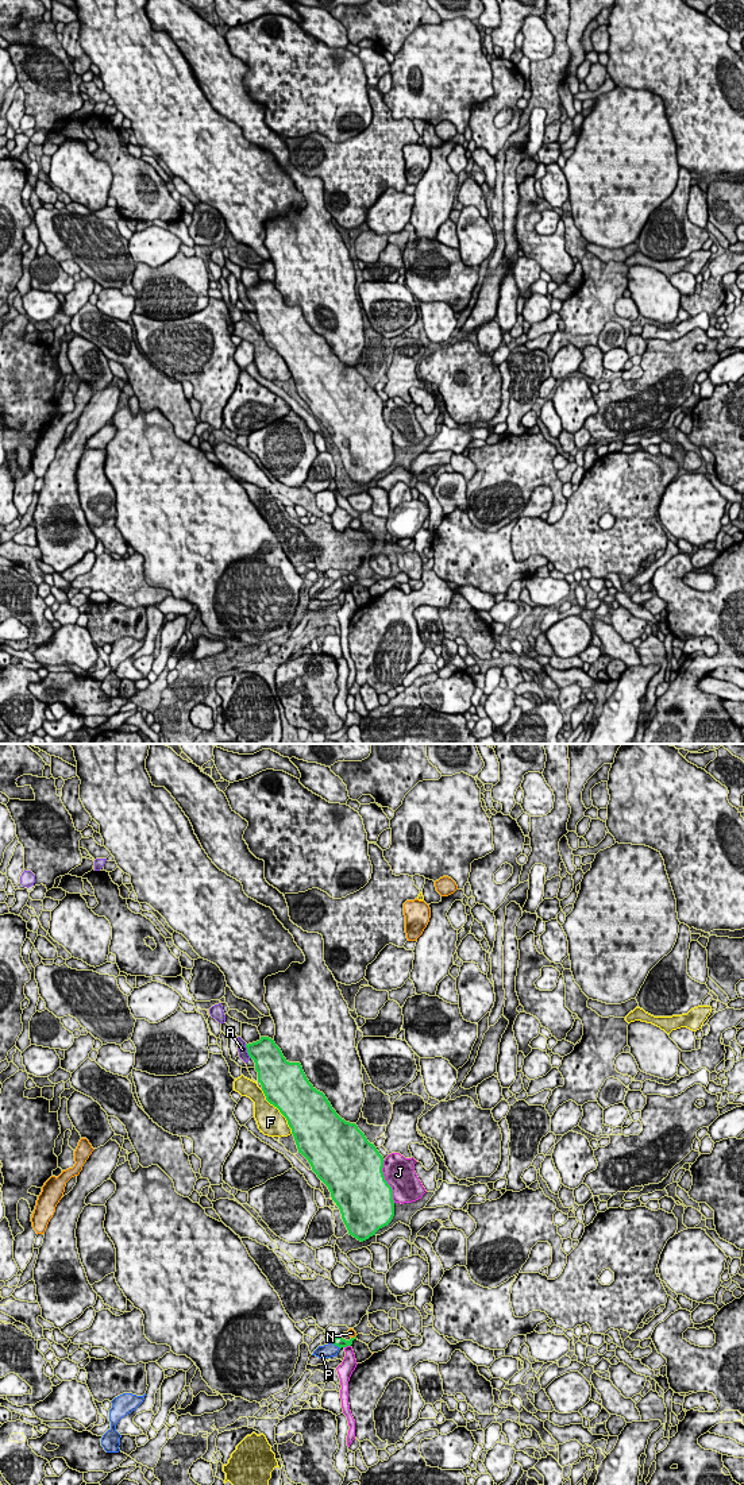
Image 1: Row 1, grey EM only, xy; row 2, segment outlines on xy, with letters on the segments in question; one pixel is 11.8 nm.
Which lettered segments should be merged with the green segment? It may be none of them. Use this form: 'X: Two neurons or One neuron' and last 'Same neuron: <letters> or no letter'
A: Two neurons
F: Two neurons
J: Two neurons
N: Two neurons
P: One neuron
Same neuron: P

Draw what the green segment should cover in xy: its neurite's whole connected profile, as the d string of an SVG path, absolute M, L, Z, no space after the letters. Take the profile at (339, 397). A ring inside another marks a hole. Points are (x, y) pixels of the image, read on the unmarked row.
M261 281L257 286L246 288L246 292L255 306L258 327L266 344L286 362L298 397L328 431L348 478L361 486L375 479L394 460L393 433L382 416L383 401L355 367L346 366L336 358L325 339L309 327L301 308L289 306L274 284Z

